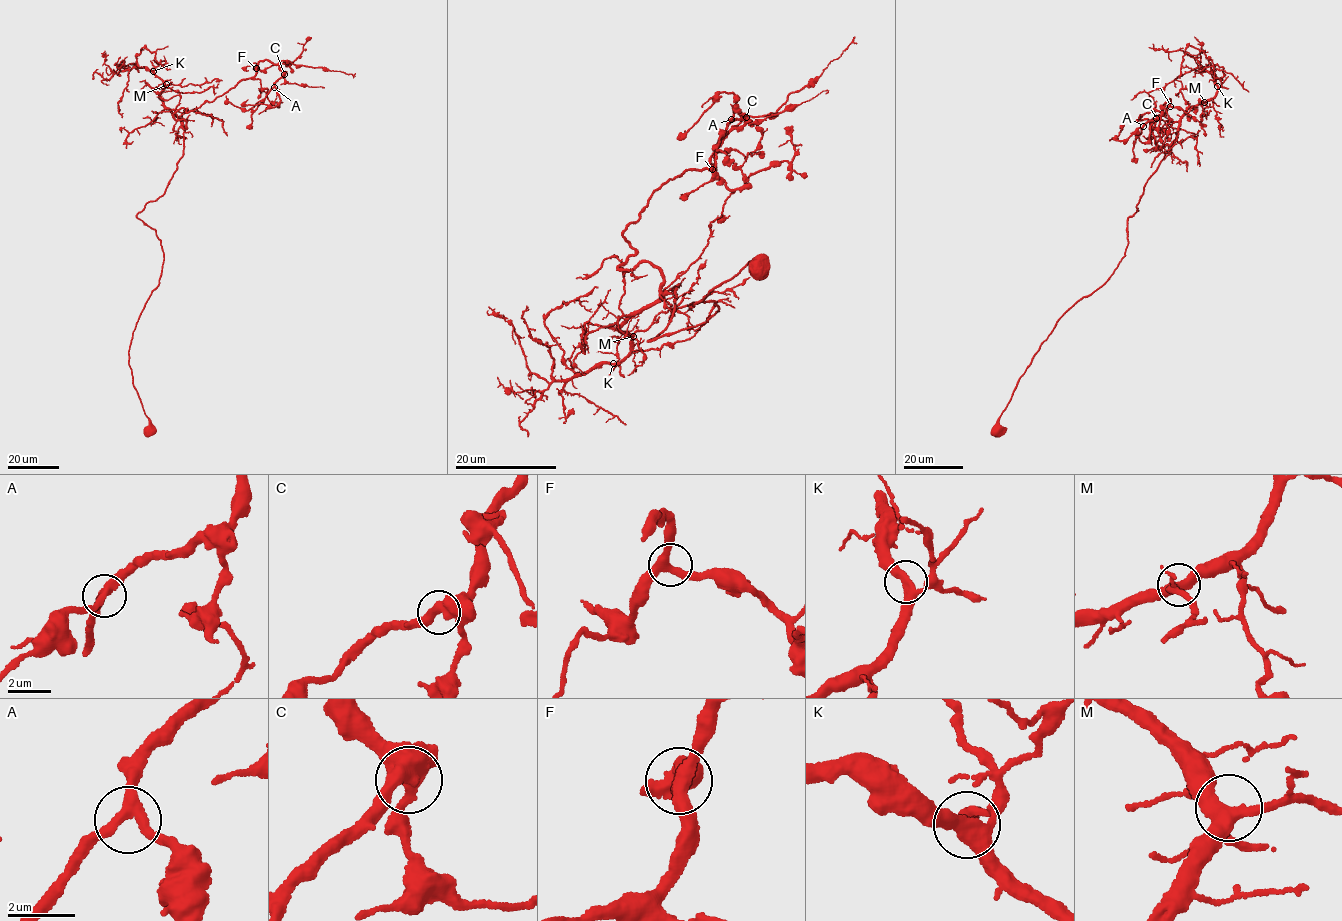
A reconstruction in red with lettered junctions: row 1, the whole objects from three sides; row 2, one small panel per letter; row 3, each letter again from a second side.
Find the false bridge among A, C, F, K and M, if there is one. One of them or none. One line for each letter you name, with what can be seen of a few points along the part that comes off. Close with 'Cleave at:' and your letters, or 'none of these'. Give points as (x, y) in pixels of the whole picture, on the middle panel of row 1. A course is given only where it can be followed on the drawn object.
Cleave at: none of these

